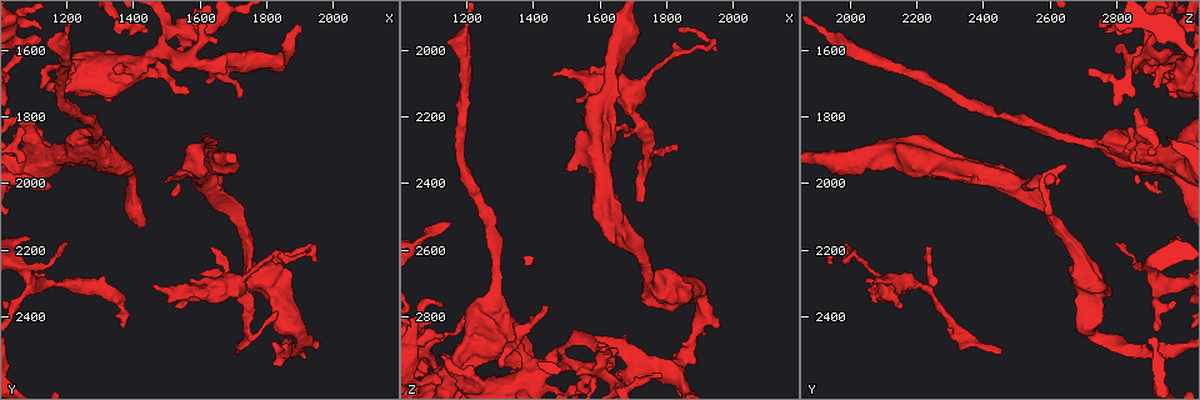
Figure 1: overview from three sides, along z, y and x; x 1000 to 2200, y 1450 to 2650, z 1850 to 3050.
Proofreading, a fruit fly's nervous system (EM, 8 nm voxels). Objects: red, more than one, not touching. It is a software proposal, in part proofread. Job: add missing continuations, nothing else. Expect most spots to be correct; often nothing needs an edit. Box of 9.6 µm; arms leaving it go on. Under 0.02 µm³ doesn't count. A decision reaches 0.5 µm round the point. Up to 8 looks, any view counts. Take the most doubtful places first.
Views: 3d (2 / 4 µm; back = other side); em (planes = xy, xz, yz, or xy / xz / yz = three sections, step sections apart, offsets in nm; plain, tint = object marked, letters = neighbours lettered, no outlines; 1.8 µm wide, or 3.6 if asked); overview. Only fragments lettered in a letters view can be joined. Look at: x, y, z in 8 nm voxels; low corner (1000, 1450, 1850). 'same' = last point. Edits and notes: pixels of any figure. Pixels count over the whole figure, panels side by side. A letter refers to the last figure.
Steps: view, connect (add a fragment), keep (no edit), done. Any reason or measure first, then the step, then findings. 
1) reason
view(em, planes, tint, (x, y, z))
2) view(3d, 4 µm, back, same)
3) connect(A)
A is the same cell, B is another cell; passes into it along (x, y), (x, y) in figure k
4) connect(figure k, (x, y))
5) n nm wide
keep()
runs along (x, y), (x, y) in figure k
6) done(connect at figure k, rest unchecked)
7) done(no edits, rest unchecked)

free end
view(em, yz, step 4, plain, (1150, 2000, 2520))

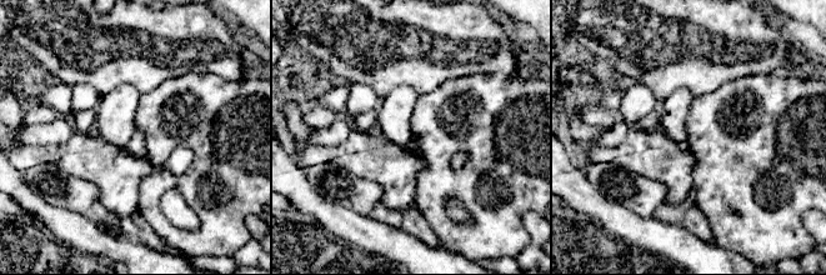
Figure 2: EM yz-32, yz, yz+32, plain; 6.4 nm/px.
see the neighbours
view(em, yz, step 4, letters, same)

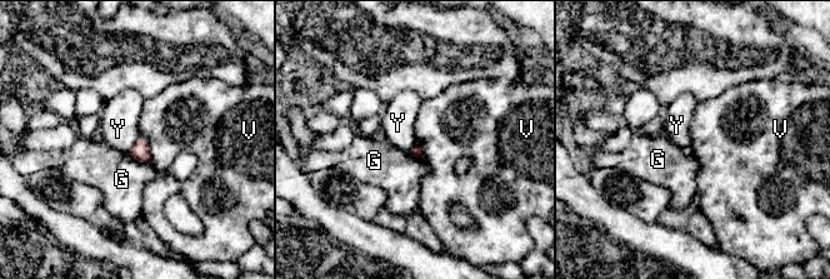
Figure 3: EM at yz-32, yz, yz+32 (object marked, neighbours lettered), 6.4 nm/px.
keep()
G, V and Y are other cells; border along (139, 135), (126, 152) in figure 3; no lettered fragment goes on from it

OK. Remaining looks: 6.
free end
view(3d, 2 µm, (1440, 1550, 2770))

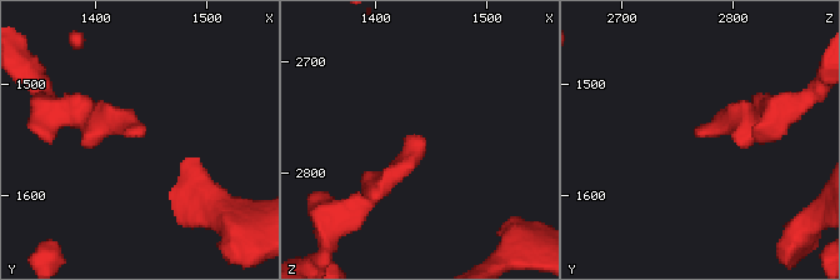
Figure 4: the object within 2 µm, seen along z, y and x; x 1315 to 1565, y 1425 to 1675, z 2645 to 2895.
view(em, 3.6 µm, planes, letters, (1434, 1542, 2764))

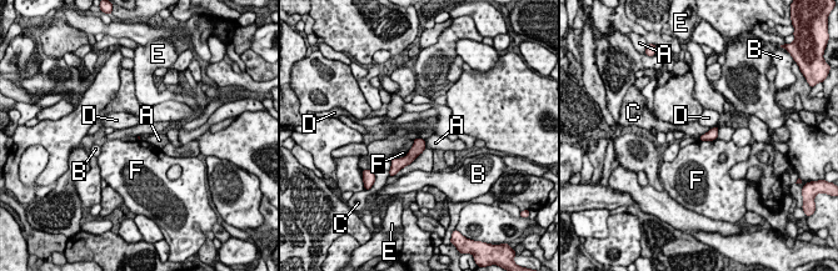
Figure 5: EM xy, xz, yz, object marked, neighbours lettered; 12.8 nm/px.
keep()
A, B, C, D, E and F are other cells; runs along (422, 142), (404, 161), (397, 165) in figure 5; no lettered fragment goes on from it

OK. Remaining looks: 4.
free end
view(3d, 4 µm, (1120, 1540, 2760))

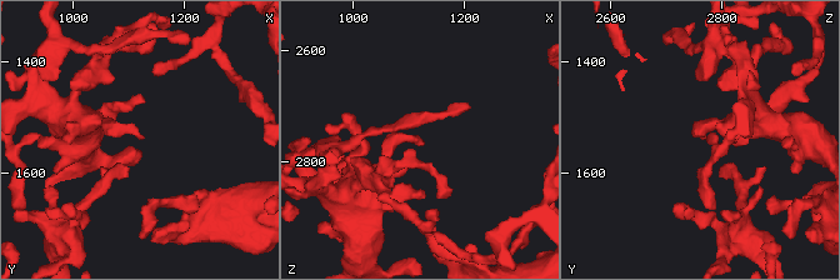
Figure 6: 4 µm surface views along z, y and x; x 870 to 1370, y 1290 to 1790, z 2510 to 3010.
view(em, xy, step 16, letters, (1120, 1540, 2775))

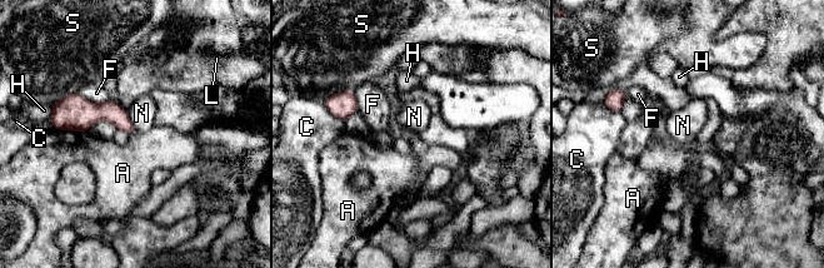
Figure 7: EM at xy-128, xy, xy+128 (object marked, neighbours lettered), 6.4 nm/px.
another direction
view(em, planes, letters, same)

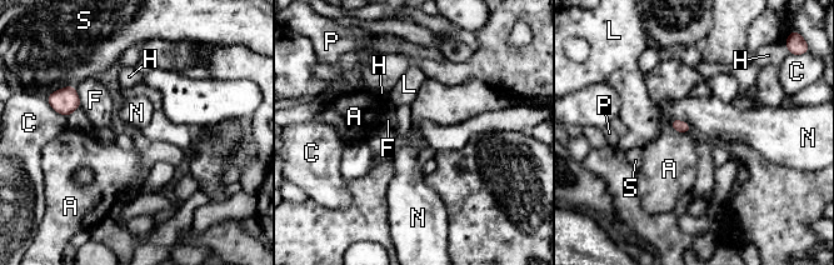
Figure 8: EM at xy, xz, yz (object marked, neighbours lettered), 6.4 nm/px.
keep()
A, C, F, H, L, N, P and S are other cells; border along (668, 123), (678, 131), (692, 131) in figure 8; none of them fits

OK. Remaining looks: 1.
done(no edits, rest unchecked)

